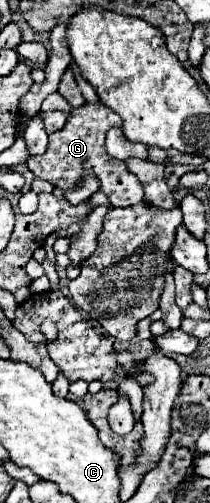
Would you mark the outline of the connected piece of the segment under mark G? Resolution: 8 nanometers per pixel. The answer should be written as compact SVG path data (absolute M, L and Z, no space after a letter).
M92 103L92 105L82 105L78 109L72 109L70 119L66 121L66 127L62 127L62 131L56 131L50 135L46 153L32 155L28 159L28 163L26 163L28 169L36 177L50 181L54 187L58 187L62 191L78 187L78 183L82 183L82 175L86 171L94 171L94 175L98 175L98 181L100 181L100 191L104 195L108 195L112 207L130 207L130 205L140 203L144 199L140 181L126 171L126 165L122 161L118 161L106 153L104 135L110 129L110 125L120 127L122 119L102 103Z

